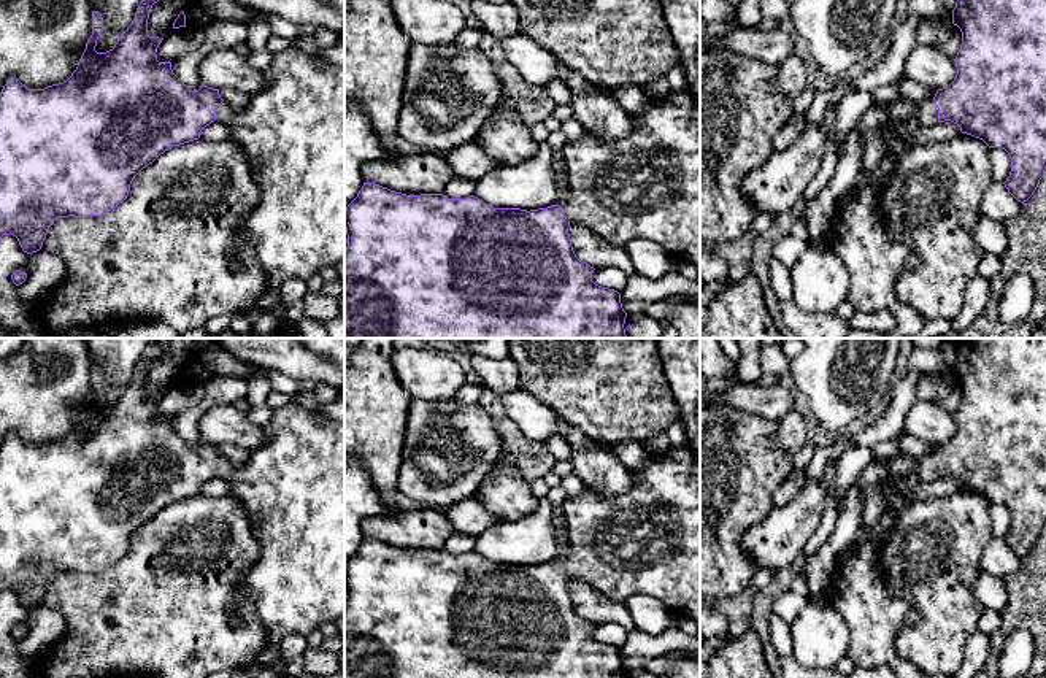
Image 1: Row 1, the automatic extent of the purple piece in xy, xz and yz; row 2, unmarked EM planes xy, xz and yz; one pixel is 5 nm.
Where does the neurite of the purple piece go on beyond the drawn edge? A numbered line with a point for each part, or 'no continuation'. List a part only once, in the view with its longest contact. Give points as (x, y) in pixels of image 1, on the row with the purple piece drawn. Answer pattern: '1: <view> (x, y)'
1: yz (926, 115)

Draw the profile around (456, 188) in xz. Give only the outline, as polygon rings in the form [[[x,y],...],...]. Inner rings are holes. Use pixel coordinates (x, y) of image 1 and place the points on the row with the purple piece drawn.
[[[454,178],[451,179],[441,192],[448,198],[467,198],[475,195],[475,183],[468,179]]]

